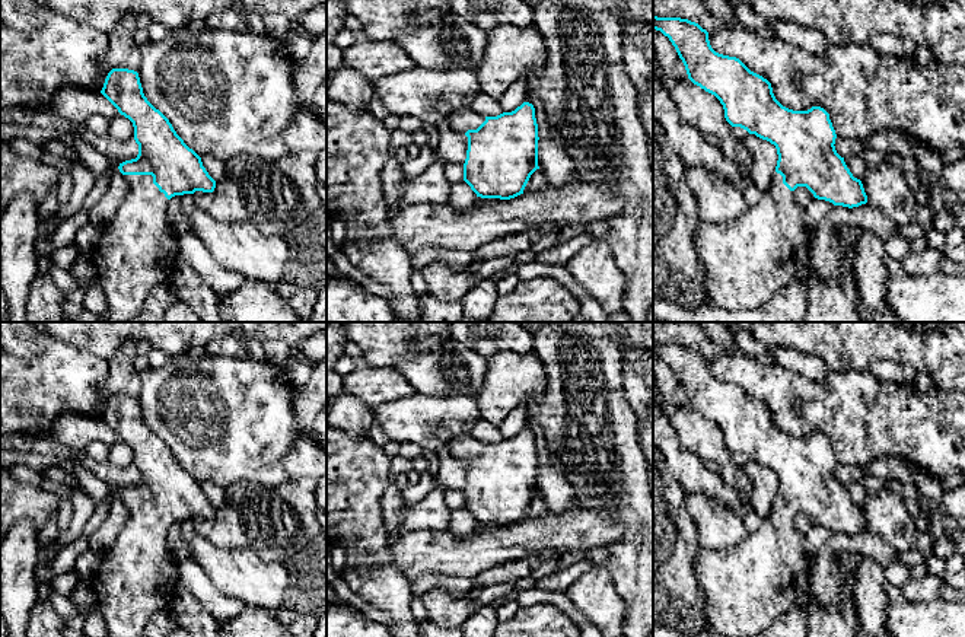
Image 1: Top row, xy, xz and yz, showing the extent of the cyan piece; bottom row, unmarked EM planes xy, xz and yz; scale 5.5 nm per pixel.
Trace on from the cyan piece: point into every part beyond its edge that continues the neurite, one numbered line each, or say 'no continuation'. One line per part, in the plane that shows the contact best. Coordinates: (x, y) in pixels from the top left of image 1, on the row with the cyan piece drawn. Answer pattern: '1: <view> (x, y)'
1: xy (137, 249)

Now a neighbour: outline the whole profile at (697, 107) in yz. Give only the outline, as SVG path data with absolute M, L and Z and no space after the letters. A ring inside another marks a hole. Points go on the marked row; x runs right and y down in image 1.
M688 77L666 82L668 90L678 105L681 117L706 137L717 140L720 152L741 165L745 182L751 182L752 156L743 141L732 136L732 125L724 118L720 101L694 85Z

